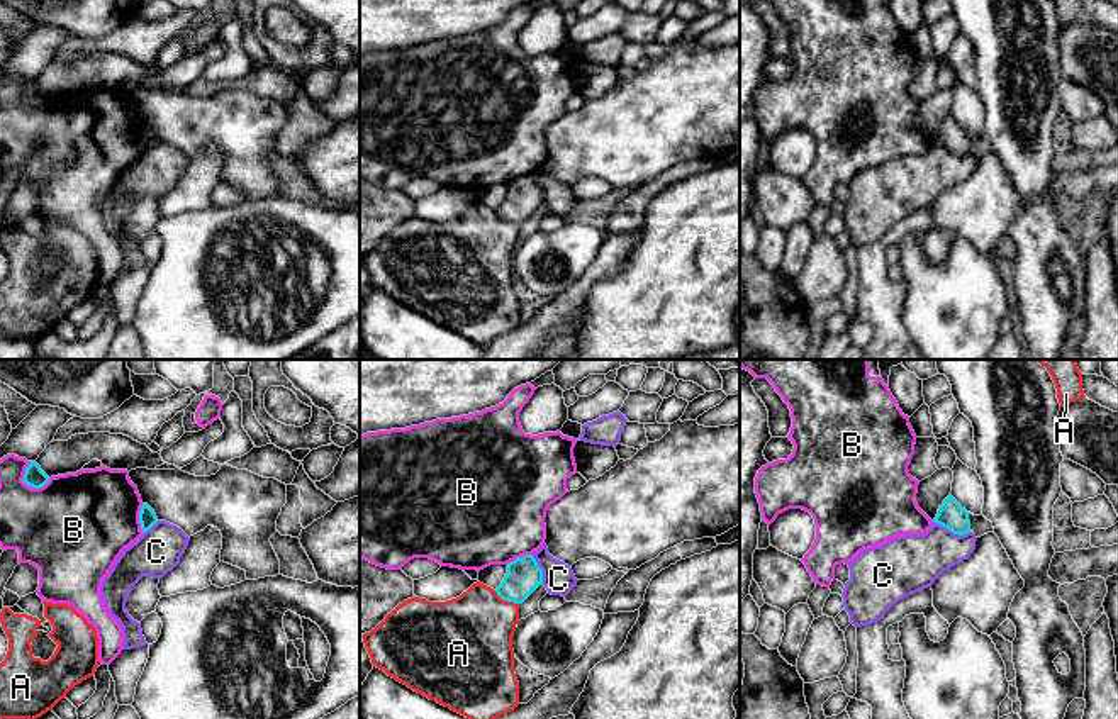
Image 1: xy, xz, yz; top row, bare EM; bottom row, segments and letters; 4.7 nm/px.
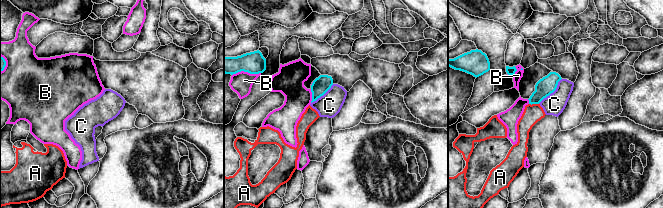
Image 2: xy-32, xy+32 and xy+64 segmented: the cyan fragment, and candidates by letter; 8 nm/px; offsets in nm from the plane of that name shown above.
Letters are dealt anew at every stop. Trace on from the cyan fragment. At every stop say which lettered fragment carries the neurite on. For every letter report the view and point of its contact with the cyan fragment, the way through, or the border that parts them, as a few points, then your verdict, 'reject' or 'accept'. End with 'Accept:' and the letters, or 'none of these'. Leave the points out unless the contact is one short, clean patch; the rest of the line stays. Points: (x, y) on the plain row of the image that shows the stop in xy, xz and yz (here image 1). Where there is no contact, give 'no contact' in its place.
A: contact xz (506, 219); reject
B: contact xy (22, 100); reject
C: contact yz (952, 151); border yz (933, 141), (959, 155), (971, 153); reject
Accept: none of these

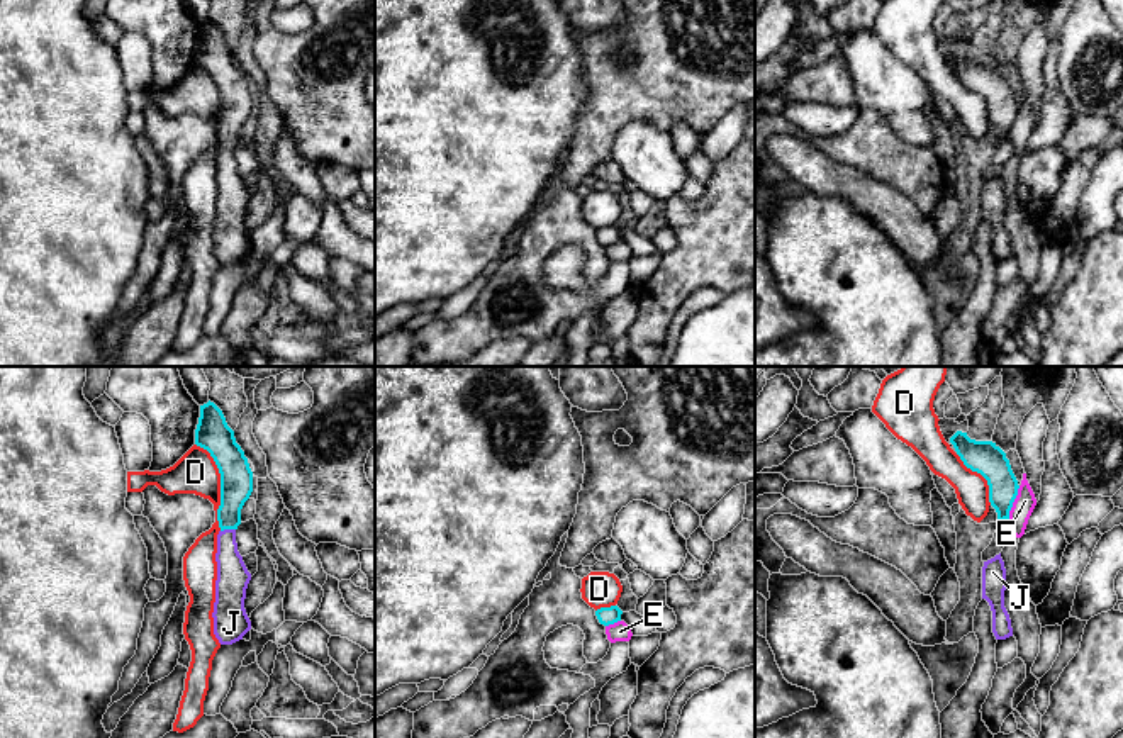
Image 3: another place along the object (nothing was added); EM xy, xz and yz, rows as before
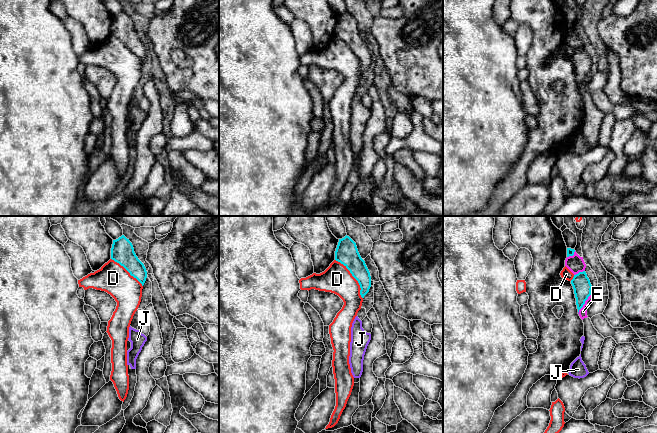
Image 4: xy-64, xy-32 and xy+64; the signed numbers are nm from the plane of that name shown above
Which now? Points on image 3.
D: contact xy (221, 106); reject
E: contact yz (1013, 121); border yz (1020, 106), (1008, 138); reject
J: contact xy (228, 148); way xy (236, 99), (228, 148), (228, 180), (233, 197); accept
Accept: J

